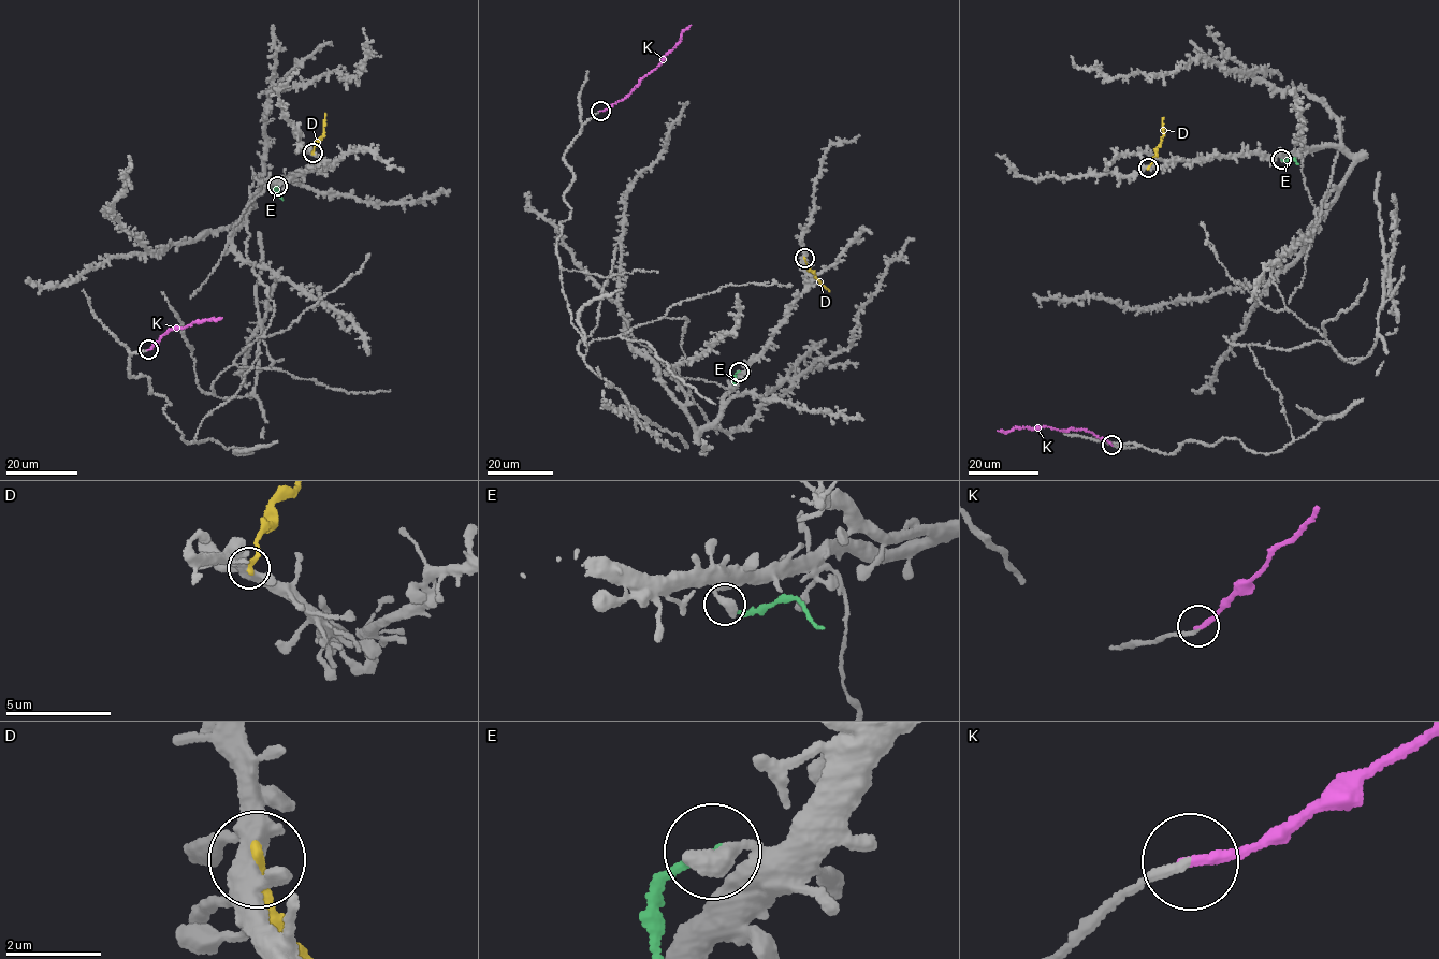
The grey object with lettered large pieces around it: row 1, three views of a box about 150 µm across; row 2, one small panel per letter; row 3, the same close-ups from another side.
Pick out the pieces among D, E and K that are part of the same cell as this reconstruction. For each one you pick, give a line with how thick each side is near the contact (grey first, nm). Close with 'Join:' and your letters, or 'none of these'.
K: 190/240 nm
Join: K

